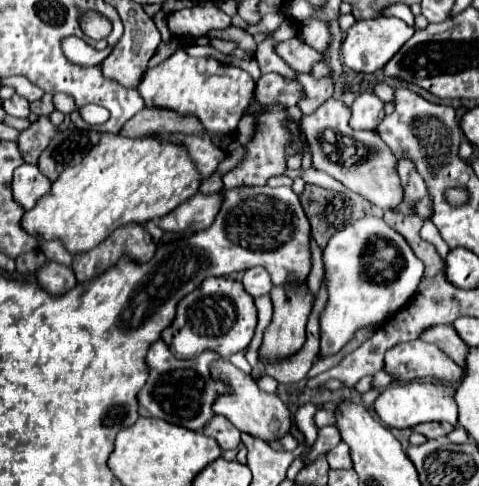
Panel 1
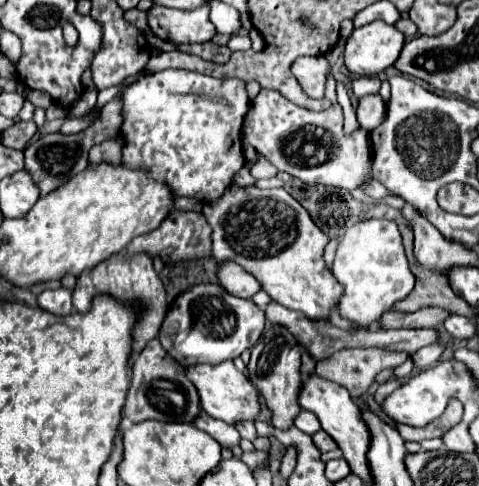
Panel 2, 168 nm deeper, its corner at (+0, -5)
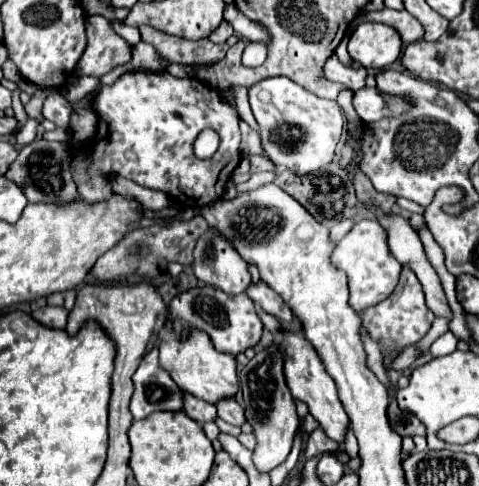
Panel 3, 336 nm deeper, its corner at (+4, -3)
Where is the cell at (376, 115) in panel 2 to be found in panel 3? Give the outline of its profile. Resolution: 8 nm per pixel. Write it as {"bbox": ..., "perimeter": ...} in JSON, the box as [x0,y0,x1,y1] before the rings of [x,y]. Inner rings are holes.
{"bbox":[354,87,406,123],"perimeter":[[[364,87],[354,93],[354,109],[364,123],[374,123],[374,121],[380,121],[382,117],[404,113],[406,103],[390,95],[384,95],[378,89]]]}

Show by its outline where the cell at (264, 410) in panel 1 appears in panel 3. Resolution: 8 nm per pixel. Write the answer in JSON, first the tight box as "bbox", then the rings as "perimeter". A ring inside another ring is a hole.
{"bbox":[160,325,238,405],"perimeter":[[[164,325],[160,331],[160,365],[170,373],[176,385],[184,393],[192,393],[210,405],[218,405],[218,401],[234,397],[238,393],[238,377],[236,377],[236,359],[228,353],[220,353],[212,347],[210,337],[202,331],[192,329],[188,341],[180,341],[172,331],[172,325]]]}

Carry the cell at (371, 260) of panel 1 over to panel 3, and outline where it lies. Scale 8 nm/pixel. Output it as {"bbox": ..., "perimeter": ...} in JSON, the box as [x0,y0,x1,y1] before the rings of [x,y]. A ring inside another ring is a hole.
{"bbox":[332,219,402,313],"perimeter":[[[362,219],[350,229],[350,233],[334,247],[332,265],[348,275],[348,287],[350,287],[348,305],[356,313],[364,313],[364,309],[378,305],[380,301],[390,297],[390,293],[398,285],[398,277],[402,271],[400,261],[392,257],[388,245],[384,243],[384,227],[376,219]]]}

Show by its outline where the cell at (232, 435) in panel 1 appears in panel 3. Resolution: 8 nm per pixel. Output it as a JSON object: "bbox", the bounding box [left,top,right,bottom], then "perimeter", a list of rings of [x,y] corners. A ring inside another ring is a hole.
{"bbox":[184,395,216,423],"perimeter":[[[184,395],[184,409],[186,409],[186,415],[198,423],[214,423],[216,421],[216,407],[214,405],[208,405],[206,401],[200,401],[192,395]]]}

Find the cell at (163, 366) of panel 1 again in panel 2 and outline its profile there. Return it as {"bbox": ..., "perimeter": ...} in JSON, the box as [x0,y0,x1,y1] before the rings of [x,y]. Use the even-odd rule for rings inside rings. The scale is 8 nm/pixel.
{"bbox":[124,339,200,423],"perimeter":[[[158,339],[148,343],[148,347],[136,357],[136,361],[132,365],[132,379],[130,379],[130,389],[128,389],[126,407],[124,407],[126,419],[130,419],[132,423],[140,423],[140,421],[146,421],[146,419],[192,423],[194,417],[198,415],[198,411],[200,411],[200,401],[198,401],[198,395],[196,395],[196,387],[192,387],[192,383],[184,375],[184,367],[178,365],[164,351],[164,347],[160,347]],[[172,387],[174,387],[174,391],[180,391],[184,395],[184,399],[186,399],[184,409],[176,407],[172,403],[172,399],[166,395],[164,389],[172,389]]]}

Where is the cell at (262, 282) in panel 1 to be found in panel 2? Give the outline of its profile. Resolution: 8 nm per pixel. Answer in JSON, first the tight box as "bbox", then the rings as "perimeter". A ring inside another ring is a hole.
{"bbox":[216,261,260,299],"perimeter":[[[222,261],[216,265],[216,275],[220,285],[234,297],[250,299],[256,291],[260,291],[260,283],[248,271],[244,271],[238,263]]]}

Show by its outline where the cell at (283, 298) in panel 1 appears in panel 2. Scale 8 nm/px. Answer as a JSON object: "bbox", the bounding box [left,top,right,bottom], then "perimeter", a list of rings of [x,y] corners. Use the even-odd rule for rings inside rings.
{"bbox":[248,327,302,429],"perimeter":[[[276,327],[276,329],[278,329],[278,335],[264,335],[252,347],[252,357],[248,361],[248,379],[258,389],[260,397],[270,409],[272,425],[276,429],[290,429],[294,425],[296,415],[300,413],[298,393],[302,387],[302,377],[300,377],[302,347],[292,335],[288,335],[288,331],[284,331],[284,327]]]}

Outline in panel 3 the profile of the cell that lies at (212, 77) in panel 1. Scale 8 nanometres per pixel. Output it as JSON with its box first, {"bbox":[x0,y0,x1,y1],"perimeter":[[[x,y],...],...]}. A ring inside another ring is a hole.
{"bbox":[90,71,240,207],"perimeter":[[[130,71],[118,77],[114,85],[108,85],[98,91],[94,97],[94,111],[98,115],[98,129],[92,139],[94,161],[90,173],[102,171],[104,175],[114,173],[126,179],[132,179],[138,185],[160,189],[180,201],[184,207],[204,207],[212,201],[218,201],[224,195],[226,183],[232,177],[232,171],[240,163],[240,115],[238,109],[228,105],[220,91],[202,85],[198,79],[174,77],[168,71],[148,73],[148,71]],[[204,129],[214,129],[220,135],[220,147],[210,159],[198,159],[194,155],[194,141]]]}

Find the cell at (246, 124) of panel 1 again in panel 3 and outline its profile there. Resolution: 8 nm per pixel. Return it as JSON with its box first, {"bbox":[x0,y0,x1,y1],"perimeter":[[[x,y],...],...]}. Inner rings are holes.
{"bbox":[248,77,344,175],"perimeter":[[[270,77],[260,81],[258,85],[254,85],[252,89],[248,89],[250,95],[250,107],[252,113],[260,125],[260,137],[262,137],[262,149],[264,155],[280,169],[288,169],[296,175],[304,175],[304,173],[314,173],[322,167],[328,167],[334,159],[336,153],[336,145],[342,137],[344,131],[344,113],[340,109],[340,105],[336,101],[328,101],[328,99],[320,99],[308,91],[304,91],[300,85],[292,83],[288,77]],[[294,129],[300,131],[300,137],[294,135]]]}

